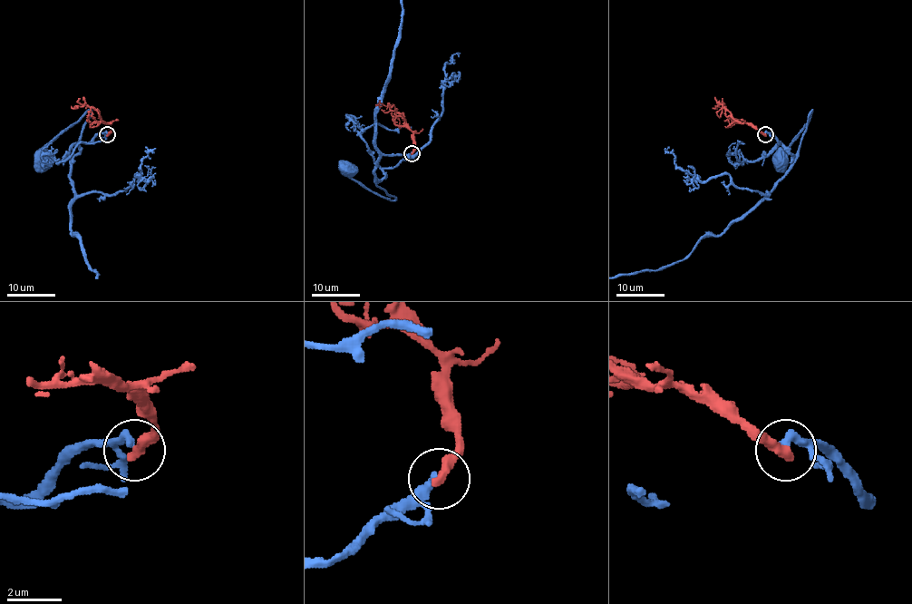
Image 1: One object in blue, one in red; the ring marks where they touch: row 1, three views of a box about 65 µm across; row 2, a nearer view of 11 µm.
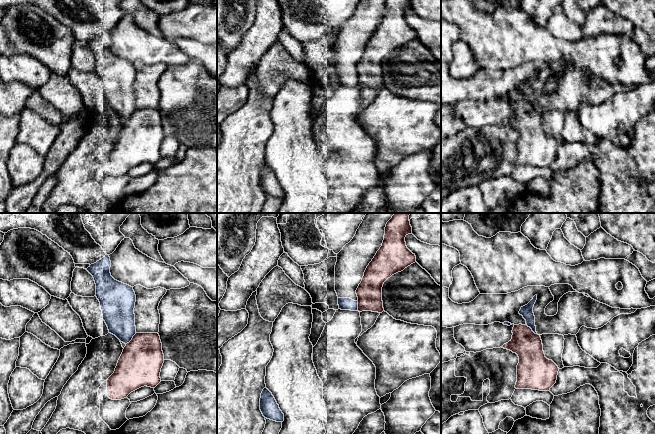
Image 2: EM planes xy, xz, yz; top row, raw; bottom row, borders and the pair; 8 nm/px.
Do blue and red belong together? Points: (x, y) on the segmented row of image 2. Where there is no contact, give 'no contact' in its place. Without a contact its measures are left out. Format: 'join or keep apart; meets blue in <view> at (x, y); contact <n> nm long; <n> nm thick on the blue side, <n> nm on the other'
join; meets blue in xy at (131, 339); contact 130 nm long; 260 nm thick on the blue side, 340 nm on the other

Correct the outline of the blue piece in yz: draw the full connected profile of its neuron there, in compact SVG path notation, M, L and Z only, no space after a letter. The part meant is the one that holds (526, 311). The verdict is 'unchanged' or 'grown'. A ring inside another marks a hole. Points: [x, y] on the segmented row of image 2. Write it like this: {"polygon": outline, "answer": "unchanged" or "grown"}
{"polygon": "M537 295L521 307L519 314L526 320L526 324L514 325L512 339L502 348L516 353L519 357L516 389L549 391L556 383L559 368L545 357L541 337L536 332L533 313L536 300Z", "answer": "grown"}

